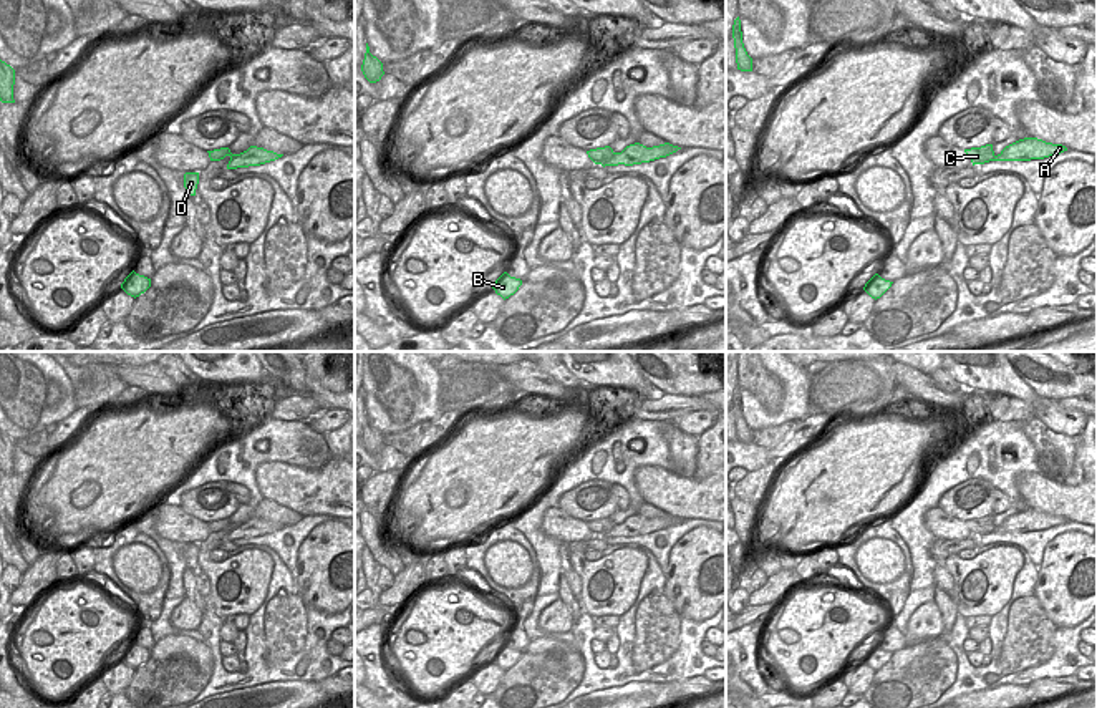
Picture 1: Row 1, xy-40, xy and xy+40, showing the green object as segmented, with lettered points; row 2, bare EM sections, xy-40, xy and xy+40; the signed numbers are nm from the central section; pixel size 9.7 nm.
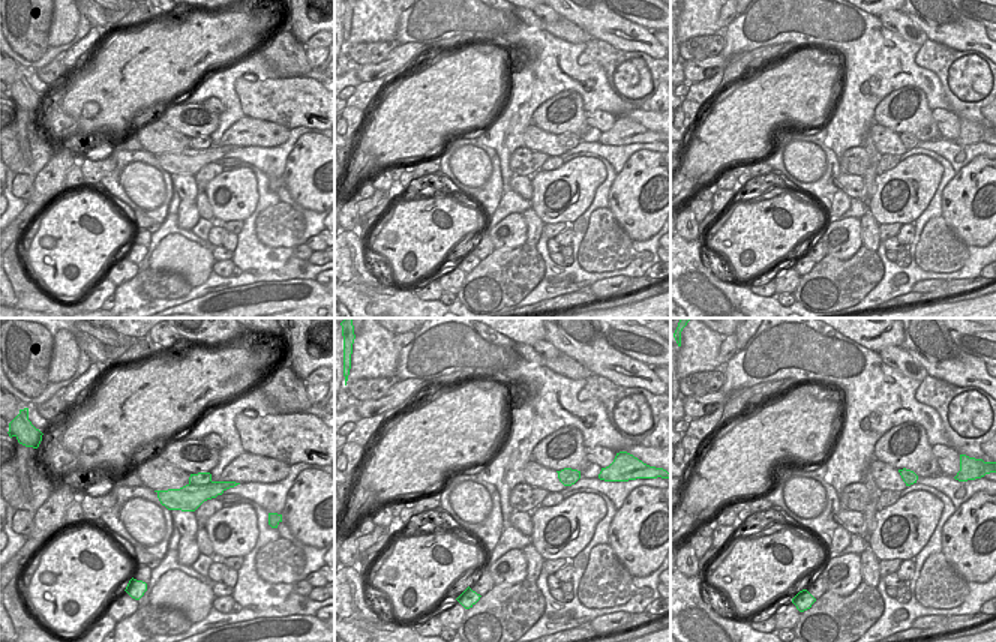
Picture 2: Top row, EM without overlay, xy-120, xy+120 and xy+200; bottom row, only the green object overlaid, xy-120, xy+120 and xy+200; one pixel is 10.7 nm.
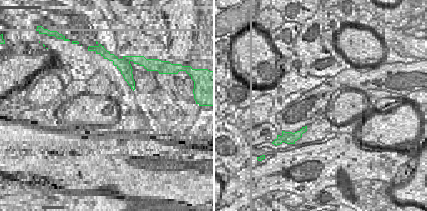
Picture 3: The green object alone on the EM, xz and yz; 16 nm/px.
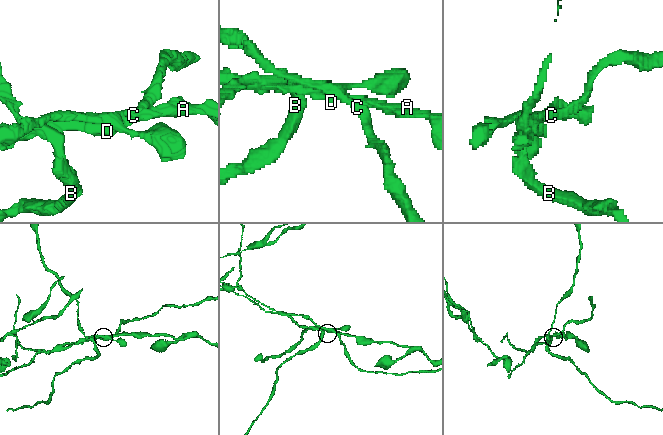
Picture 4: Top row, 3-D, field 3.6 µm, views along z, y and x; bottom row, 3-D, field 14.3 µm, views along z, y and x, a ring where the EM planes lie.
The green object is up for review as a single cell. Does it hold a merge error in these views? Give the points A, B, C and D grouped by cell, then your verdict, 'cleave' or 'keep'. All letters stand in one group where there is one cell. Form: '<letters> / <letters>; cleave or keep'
A B D / C; cleave

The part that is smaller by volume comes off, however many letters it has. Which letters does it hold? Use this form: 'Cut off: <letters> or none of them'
Cut off: C

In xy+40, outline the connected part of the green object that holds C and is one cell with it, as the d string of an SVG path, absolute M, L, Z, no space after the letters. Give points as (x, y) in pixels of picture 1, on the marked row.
M993 144L964 149L964 153L968 154L973 164L984 164L996 159Z

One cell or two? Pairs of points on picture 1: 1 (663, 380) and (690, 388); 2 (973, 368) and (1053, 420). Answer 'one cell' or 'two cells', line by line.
1: one cell
2: one cell

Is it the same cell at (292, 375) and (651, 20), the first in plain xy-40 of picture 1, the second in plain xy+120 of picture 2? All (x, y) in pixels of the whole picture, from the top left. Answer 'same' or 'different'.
same

